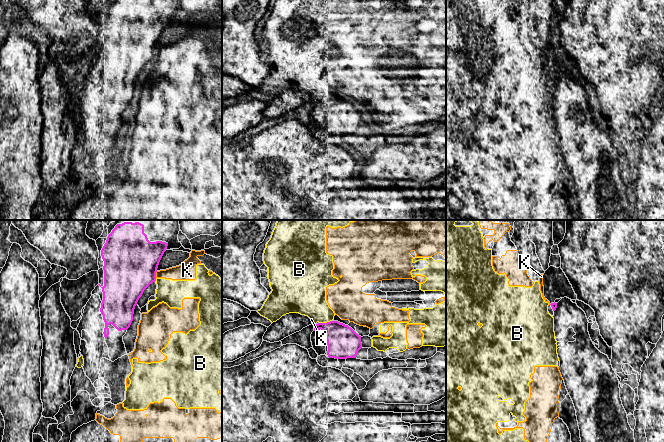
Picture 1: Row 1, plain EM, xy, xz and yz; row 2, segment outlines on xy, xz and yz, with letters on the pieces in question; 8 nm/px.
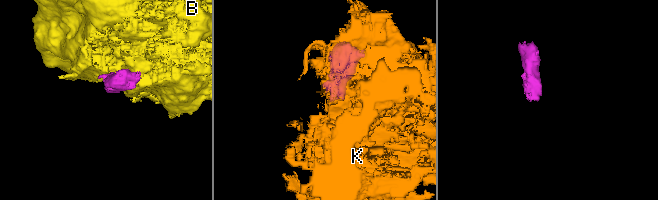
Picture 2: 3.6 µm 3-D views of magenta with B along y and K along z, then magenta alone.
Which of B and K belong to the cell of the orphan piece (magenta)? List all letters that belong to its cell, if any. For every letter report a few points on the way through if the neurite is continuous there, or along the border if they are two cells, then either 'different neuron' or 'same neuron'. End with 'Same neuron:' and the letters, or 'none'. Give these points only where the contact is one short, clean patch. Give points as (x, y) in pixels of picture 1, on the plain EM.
B: different neuron
K: different neuron
Same neuron: none

